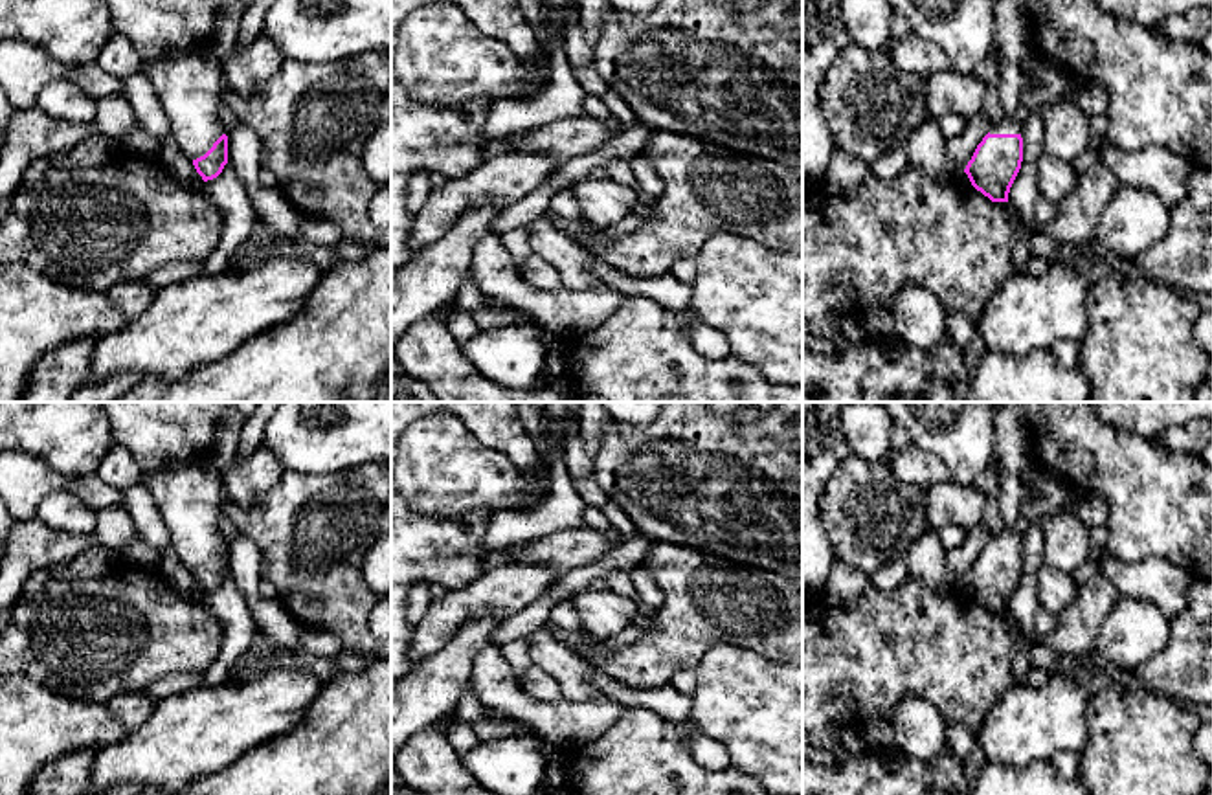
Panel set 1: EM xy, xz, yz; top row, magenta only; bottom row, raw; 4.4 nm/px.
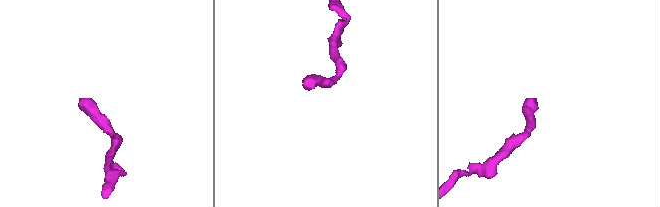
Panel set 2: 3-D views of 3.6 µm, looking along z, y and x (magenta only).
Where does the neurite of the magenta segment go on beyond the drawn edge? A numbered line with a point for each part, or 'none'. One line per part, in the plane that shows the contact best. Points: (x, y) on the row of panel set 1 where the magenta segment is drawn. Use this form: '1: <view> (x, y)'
1: xy (188, 85)

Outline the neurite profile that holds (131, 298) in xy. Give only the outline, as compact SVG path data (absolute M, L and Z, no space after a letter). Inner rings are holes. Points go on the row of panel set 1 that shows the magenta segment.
M143 281L118 283L107 292L112 305L127 318L127 321L134 321L143 310L147 310L154 294L156 288Z

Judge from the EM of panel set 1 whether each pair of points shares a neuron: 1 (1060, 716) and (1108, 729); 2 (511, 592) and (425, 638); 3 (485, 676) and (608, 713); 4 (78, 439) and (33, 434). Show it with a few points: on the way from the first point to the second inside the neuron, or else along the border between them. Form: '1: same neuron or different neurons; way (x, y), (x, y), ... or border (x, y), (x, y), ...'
1: different neurons; border (1089, 698), (1089, 739), (1078, 753)
2: same neuron; way (489, 593), (456, 606), (447, 615)
3: same neuron; way (516, 705), (535, 715), (577, 715)
4: same neuron; way (67, 434), (44, 434)

